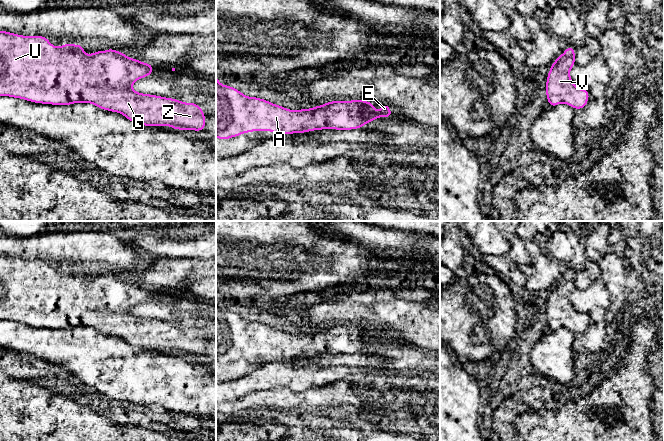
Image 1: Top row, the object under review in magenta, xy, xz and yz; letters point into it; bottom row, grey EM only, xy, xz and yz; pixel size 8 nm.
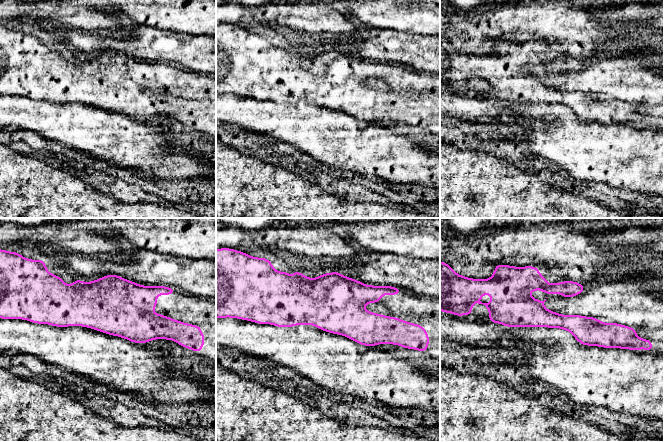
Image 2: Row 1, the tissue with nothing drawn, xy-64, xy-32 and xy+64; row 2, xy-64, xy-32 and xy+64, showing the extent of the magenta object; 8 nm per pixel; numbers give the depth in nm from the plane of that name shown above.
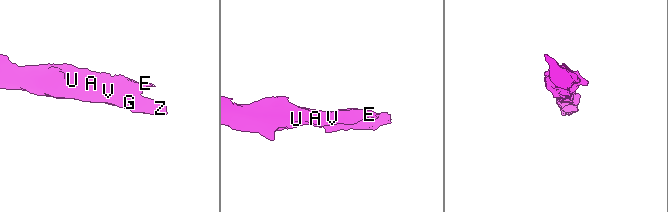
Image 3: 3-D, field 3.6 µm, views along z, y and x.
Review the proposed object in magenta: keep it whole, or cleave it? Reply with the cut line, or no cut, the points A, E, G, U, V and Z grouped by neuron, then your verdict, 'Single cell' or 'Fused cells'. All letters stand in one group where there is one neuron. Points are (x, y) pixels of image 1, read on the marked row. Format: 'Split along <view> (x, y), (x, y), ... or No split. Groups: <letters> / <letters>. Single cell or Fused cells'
No split. Groups: A E G U V Z. Single cell

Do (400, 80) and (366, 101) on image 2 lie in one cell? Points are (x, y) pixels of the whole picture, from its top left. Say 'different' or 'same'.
same

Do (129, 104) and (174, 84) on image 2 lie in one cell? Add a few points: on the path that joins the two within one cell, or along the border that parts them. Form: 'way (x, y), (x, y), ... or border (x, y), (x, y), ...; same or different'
way (140, 94), (150, 91), (158, 83), (163, 83); same

